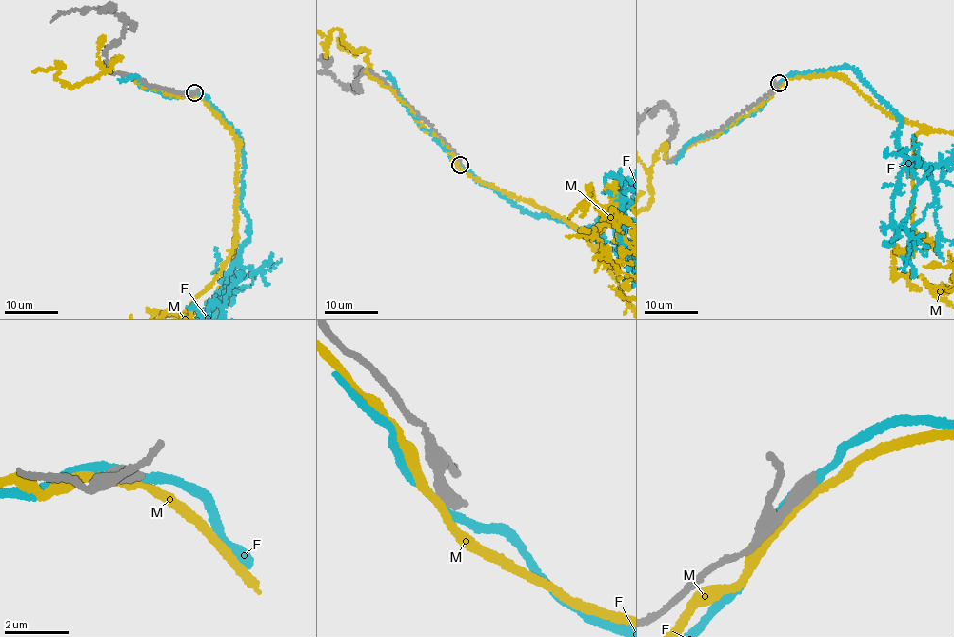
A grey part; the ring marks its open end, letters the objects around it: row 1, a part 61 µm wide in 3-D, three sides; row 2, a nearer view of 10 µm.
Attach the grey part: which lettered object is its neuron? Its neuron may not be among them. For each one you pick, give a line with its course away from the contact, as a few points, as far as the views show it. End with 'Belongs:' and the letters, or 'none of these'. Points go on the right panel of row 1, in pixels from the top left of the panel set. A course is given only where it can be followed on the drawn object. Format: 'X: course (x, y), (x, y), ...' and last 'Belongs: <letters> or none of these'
Belongs: none of these

